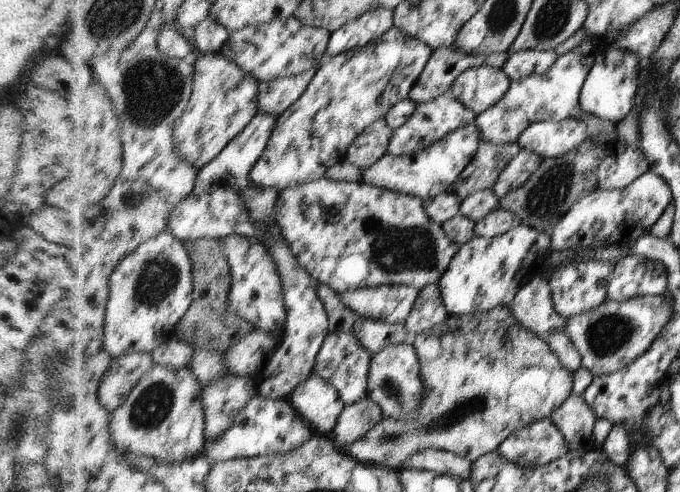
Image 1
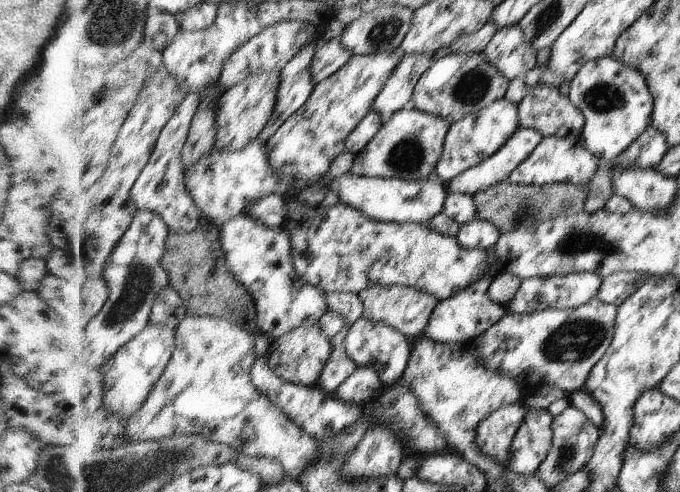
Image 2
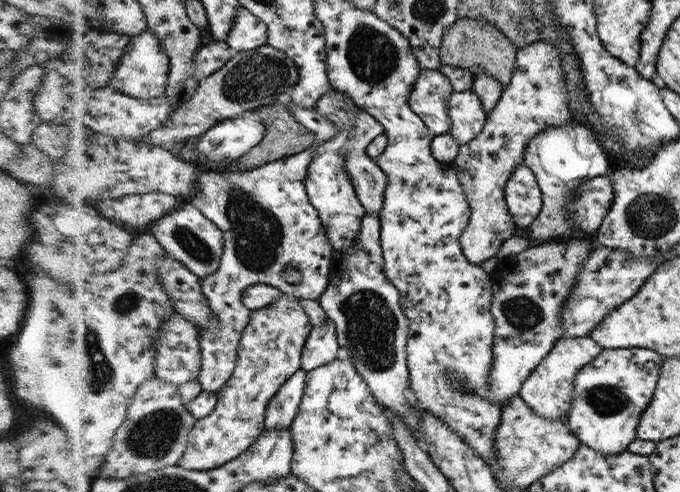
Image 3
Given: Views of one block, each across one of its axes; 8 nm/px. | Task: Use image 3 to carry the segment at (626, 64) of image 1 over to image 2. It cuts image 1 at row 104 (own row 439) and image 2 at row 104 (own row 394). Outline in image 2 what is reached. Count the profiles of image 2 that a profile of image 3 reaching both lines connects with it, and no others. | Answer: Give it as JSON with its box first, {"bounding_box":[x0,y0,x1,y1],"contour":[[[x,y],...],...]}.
{"bounding_box":[569,56,654,164],"contour":[[[613,56],[582,65],[569,87],[569,98],[585,117],[582,138],[598,159],[606,158],[612,164],[652,122],[654,98],[646,78],[637,68],[626,66]]]}

